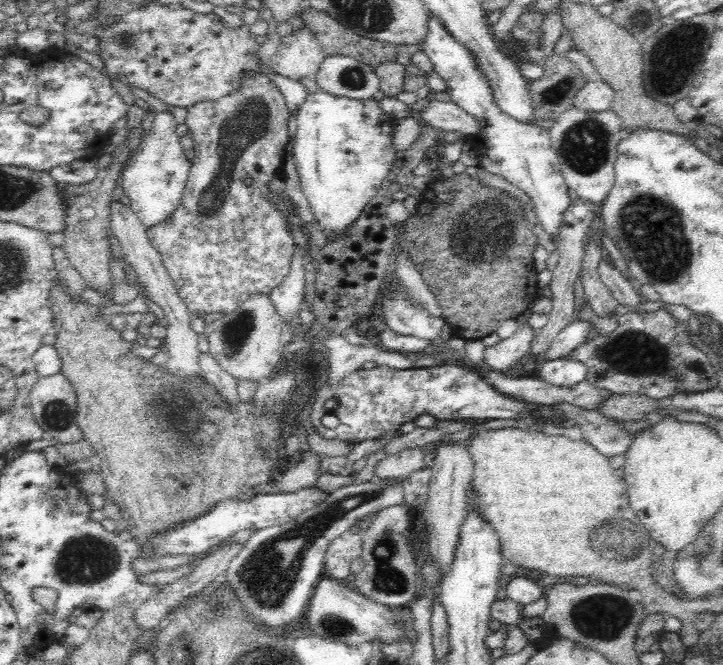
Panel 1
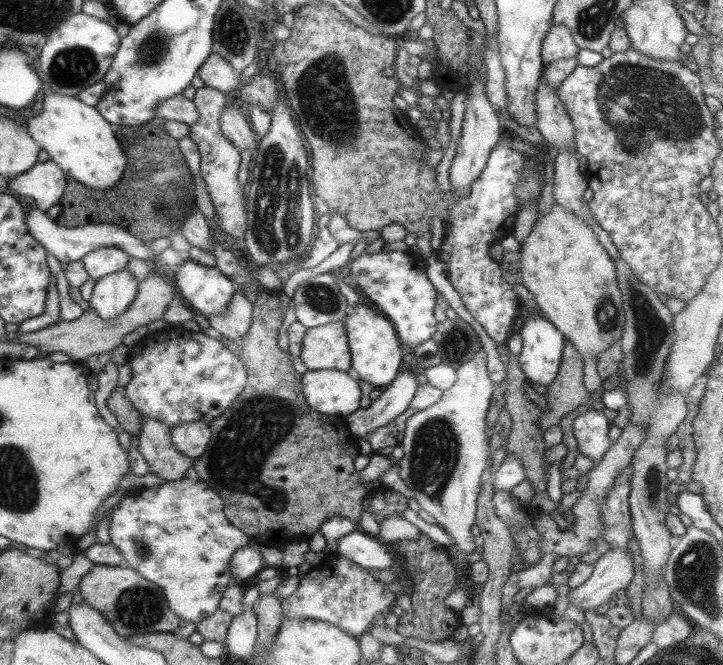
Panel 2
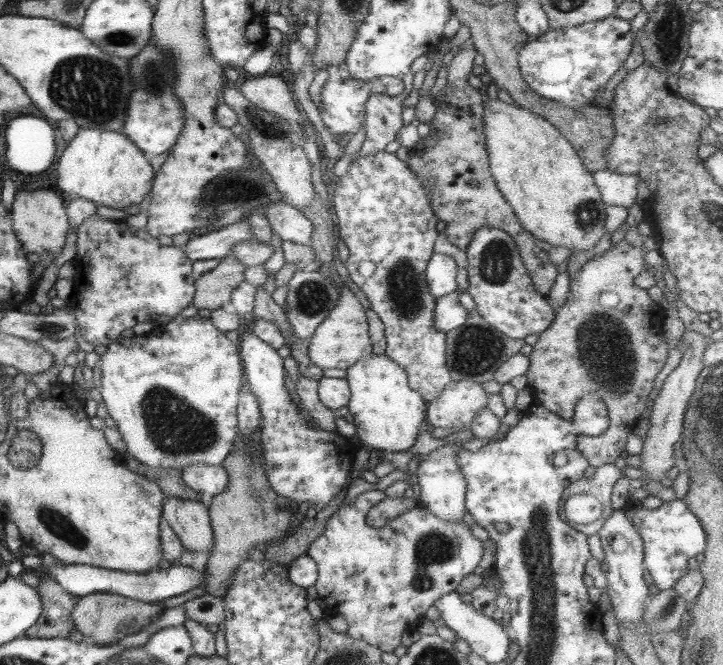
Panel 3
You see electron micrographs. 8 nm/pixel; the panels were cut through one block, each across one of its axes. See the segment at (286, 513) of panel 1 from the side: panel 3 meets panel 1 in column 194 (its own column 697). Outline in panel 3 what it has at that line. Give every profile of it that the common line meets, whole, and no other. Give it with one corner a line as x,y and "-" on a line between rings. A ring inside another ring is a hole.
677,498
663,501
655,509
646,509
641,505
639,508
625,506
624,510
643,541
643,564
651,576
651,582
658,590
670,589
687,570
685,566
688,560
704,552
706,534
699,519
682,499

